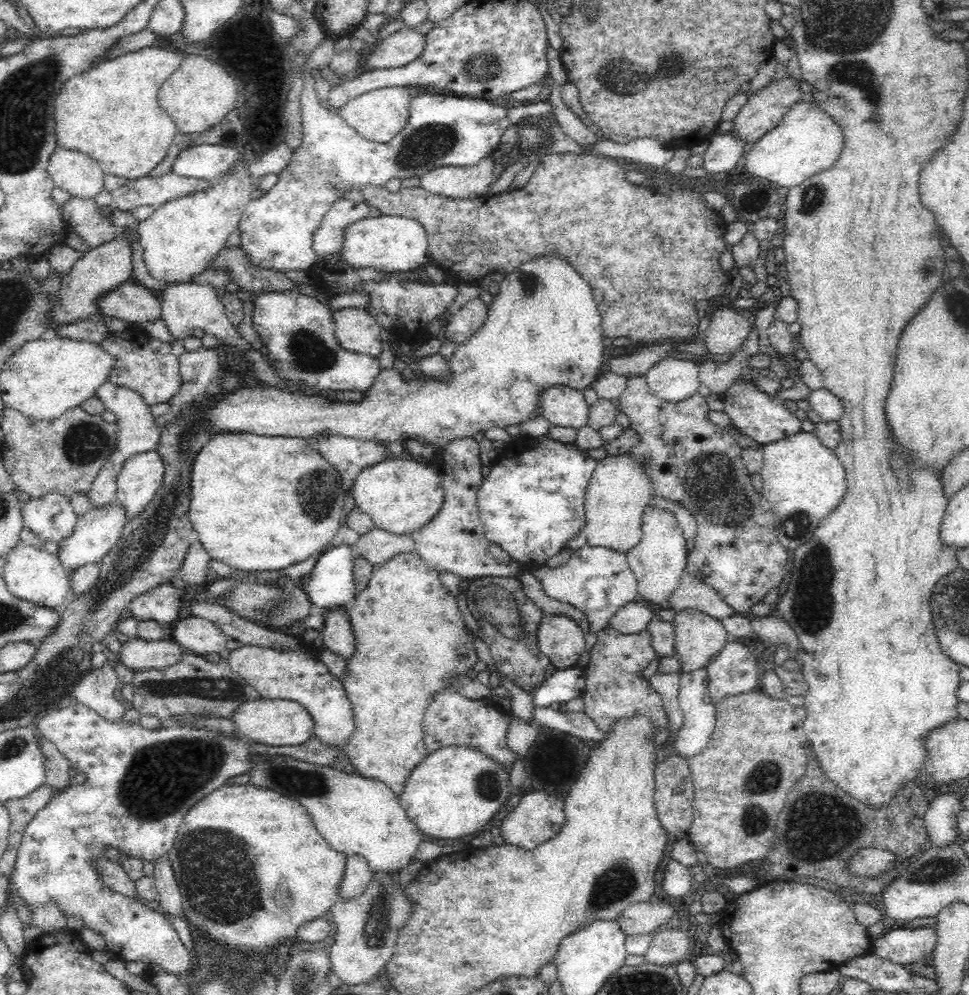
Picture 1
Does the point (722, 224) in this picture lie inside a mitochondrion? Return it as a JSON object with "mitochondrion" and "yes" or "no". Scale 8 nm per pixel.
{"mitochondrion":"no"}

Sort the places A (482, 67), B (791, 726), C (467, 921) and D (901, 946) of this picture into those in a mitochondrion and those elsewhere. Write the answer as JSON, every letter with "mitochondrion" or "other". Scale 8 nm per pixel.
{"A":"mitochondrion","B":"other","C":"other","D":"other"}

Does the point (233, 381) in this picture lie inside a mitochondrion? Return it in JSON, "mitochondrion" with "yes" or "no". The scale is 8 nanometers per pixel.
{"mitochondrion":"yes"}

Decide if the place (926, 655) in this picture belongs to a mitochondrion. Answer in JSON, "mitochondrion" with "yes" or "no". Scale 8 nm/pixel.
{"mitochondrion":"no"}

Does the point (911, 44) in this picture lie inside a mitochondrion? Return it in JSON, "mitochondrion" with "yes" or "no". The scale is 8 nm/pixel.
{"mitochondrion":"no"}

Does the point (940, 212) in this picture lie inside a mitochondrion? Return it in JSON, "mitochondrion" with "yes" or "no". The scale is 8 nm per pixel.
{"mitochondrion":"no"}

